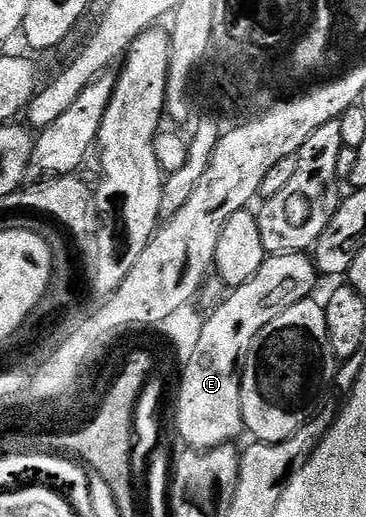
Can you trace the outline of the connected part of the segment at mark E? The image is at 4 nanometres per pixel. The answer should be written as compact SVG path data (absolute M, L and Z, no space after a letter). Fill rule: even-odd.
M295 253L293 255L270 255L260 269L246 283L233 288L230 296L223 298L218 308L209 316L205 316L205 323L201 330L200 341L197 342L196 353L185 360L182 371L182 381L178 391L176 403L176 429L181 439L194 449L212 449L234 438L244 428L241 417L240 373L238 364L246 354L250 343L262 329L274 318L280 317L290 306L297 302L311 298L315 294L314 279L316 268L314 260L309 254Z

